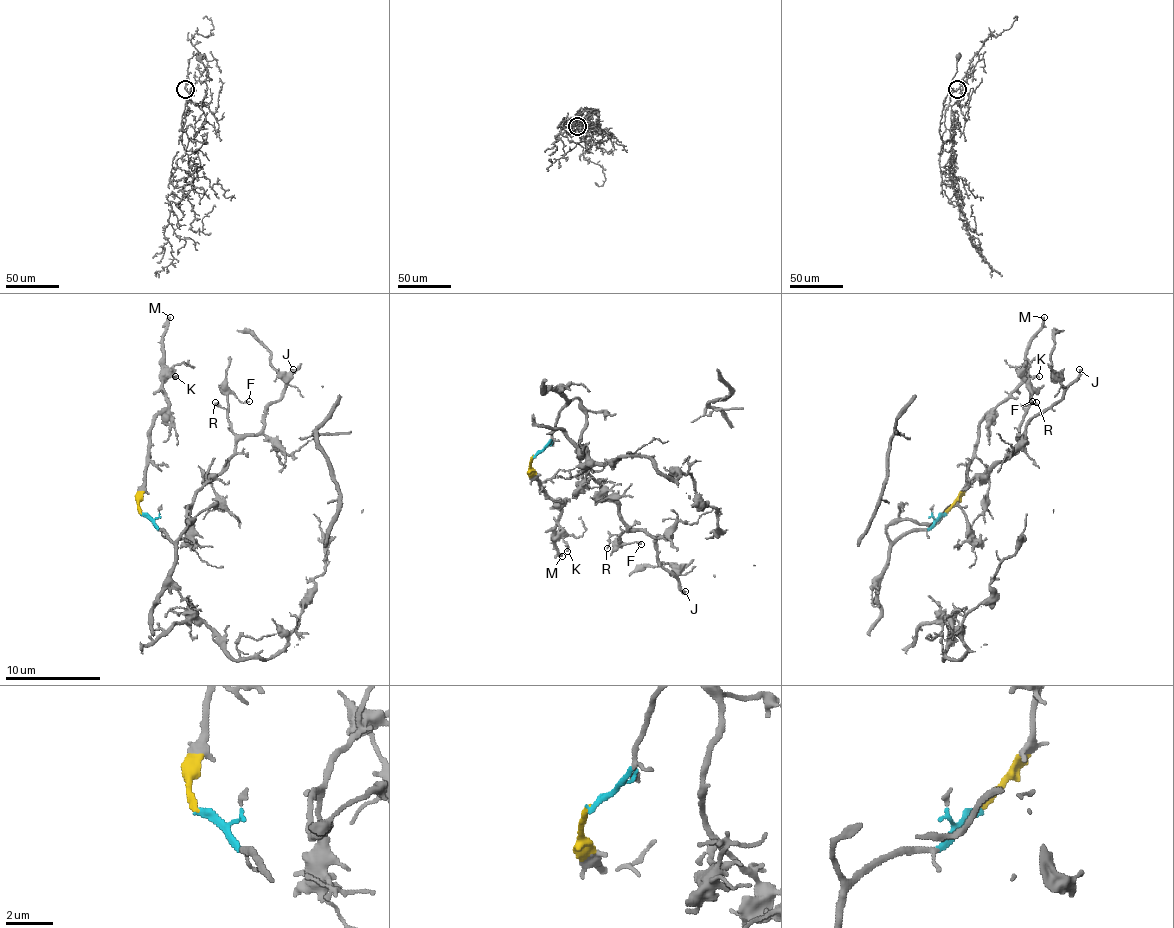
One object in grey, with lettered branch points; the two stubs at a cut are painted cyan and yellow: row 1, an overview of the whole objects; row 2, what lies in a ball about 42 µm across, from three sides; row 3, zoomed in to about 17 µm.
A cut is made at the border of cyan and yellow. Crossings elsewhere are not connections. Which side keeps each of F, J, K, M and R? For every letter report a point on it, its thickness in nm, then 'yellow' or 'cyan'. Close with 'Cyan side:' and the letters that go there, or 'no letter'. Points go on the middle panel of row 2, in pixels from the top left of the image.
F: at (641, 544); 140 nm thick; cyan
J: at (685, 591); 240 nm thick; cyan
K: at (567, 551); 180 nm thick; yellow
M: at (562, 556); 190 nm thick; yellow
R: at (607, 548); 140 nm thick; cyan
Cyan side: F, J, R

